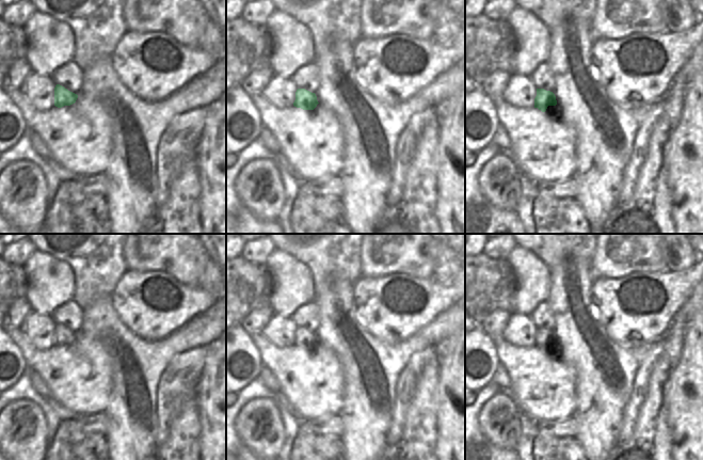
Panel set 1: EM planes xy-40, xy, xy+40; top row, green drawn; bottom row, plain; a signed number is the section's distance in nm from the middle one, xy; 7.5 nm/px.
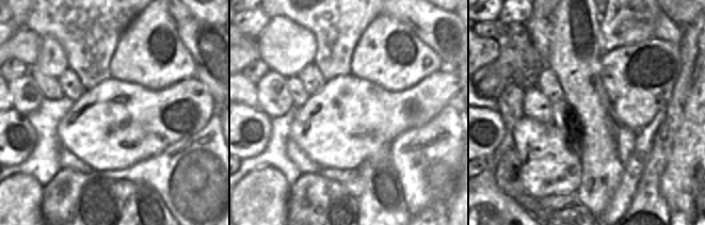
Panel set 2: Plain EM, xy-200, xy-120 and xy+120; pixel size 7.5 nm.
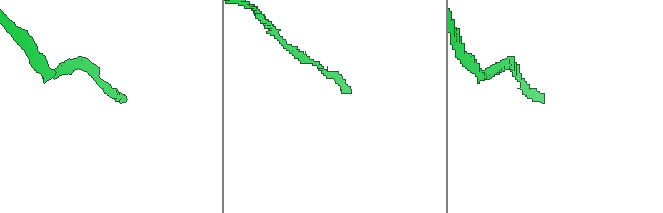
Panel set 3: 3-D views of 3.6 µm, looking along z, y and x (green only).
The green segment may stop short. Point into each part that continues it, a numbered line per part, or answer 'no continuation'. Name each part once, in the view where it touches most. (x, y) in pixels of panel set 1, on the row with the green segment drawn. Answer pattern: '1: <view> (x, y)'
1: xy+40 (553, 111)

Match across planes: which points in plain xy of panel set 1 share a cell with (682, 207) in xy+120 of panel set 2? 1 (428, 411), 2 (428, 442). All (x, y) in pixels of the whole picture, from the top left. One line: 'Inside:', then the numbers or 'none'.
Inside: none

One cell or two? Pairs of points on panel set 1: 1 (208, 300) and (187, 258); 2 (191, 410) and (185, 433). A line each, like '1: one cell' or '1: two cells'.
1: two cells
2: one cell

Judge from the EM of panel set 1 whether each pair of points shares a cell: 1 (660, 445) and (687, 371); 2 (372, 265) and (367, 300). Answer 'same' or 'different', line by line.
1: different
2: different

